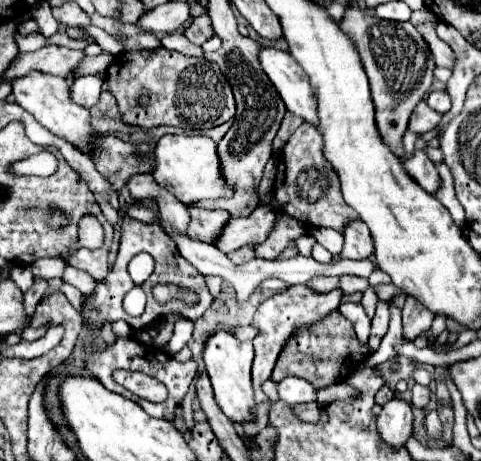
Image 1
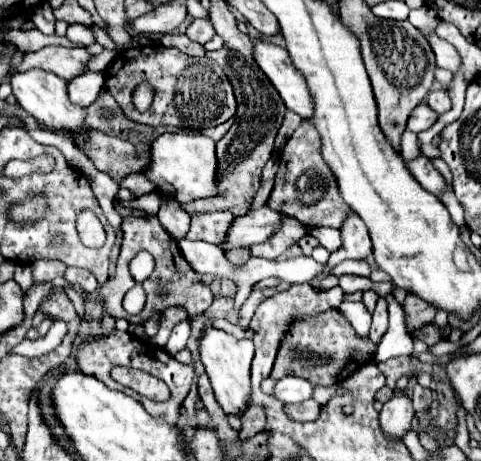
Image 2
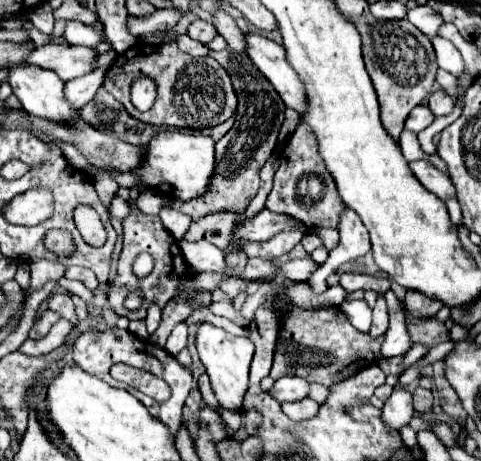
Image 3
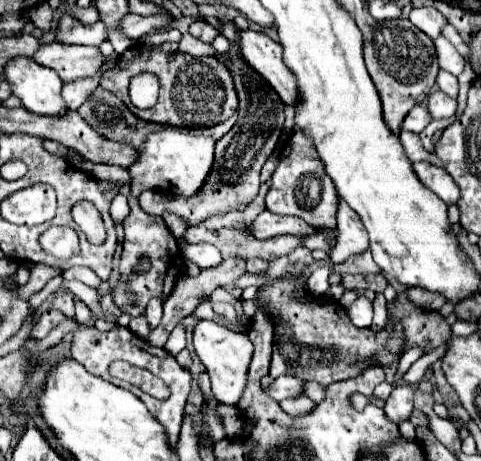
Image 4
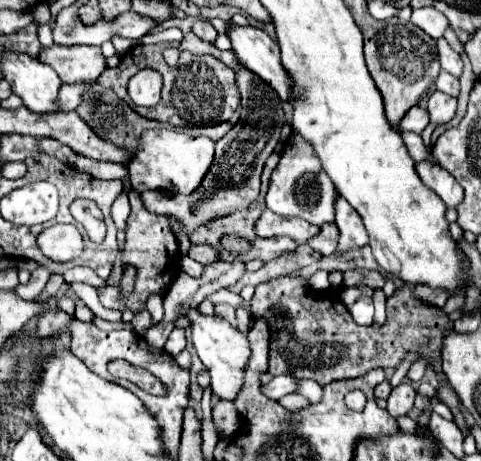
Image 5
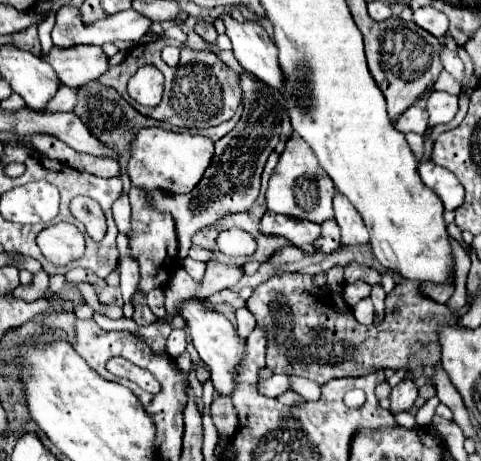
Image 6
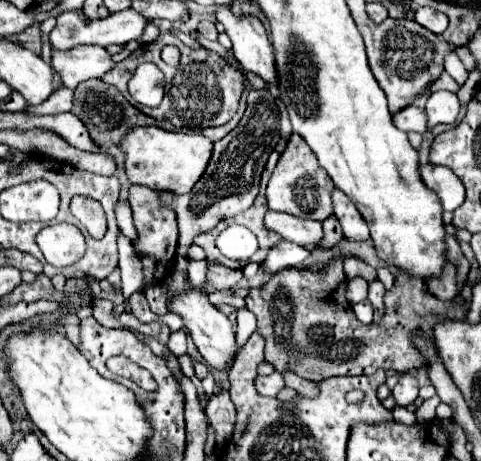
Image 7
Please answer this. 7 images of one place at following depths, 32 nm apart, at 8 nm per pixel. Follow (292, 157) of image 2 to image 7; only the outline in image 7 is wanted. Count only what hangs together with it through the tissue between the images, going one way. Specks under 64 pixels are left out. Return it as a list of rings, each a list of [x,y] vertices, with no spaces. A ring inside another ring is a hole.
[[[292,134],[286,150],[280,154],[280,160],[270,176],[268,188],[266,188],[266,198],[268,198],[268,208],[276,210],[276,212],[286,212],[286,214],[294,214],[300,218],[310,218],[310,220],[326,220],[330,218],[332,212],[332,178],[324,172],[324,168],[318,166],[318,160],[314,156],[314,152],[308,148],[308,144],[304,144],[302,136]]]

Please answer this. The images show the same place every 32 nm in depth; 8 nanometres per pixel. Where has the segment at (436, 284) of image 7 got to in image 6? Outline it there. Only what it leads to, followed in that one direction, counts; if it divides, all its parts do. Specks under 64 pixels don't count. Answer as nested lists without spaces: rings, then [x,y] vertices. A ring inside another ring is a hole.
[[[422,284],[418,288],[418,292],[438,304],[446,304],[448,298],[454,294],[454,286],[452,284],[442,284],[442,286],[434,286],[434,284]]]

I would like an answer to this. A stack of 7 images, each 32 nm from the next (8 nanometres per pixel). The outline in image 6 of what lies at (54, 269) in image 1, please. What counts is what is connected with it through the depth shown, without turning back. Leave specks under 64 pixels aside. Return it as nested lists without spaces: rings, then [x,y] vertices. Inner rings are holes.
[[[40,270],[40,272],[36,272],[34,274],[34,280],[30,282],[30,284],[26,284],[26,286],[18,286],[12,294],[16,296],[16,298],[20,298],[20,300],[26,300],[26,302],[32,302],[32,300],[38,300],[38,298],[42,298],[44,294],[46,294],[46,290],[48,290],[49,284],[49,275],[44,272],[44,270]]]

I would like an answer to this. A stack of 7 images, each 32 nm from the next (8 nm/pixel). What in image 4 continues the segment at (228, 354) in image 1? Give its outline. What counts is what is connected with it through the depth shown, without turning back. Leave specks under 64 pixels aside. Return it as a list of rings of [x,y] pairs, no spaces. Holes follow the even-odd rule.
[[[198,320],[194,330],[194,348],[200,358],[200,362],[206,366],[206,372],[212,382],[212,392],[220,404],[238,406],[240,396],[246,388],[246,374],[250,366],[250,358],[254,352],[252,342],[244,334],[236,334],[216,322],[210,320]]]

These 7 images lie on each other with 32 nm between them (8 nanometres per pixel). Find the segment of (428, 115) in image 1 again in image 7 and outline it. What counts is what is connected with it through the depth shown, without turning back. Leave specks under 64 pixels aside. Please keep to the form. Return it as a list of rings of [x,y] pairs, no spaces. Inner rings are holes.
[[[404,108],[404,112],[398,112],[394,116],[394,124],[398,130],[404,130],[404,132],[424,132],[428,128],[428,116],[422,108]]]

